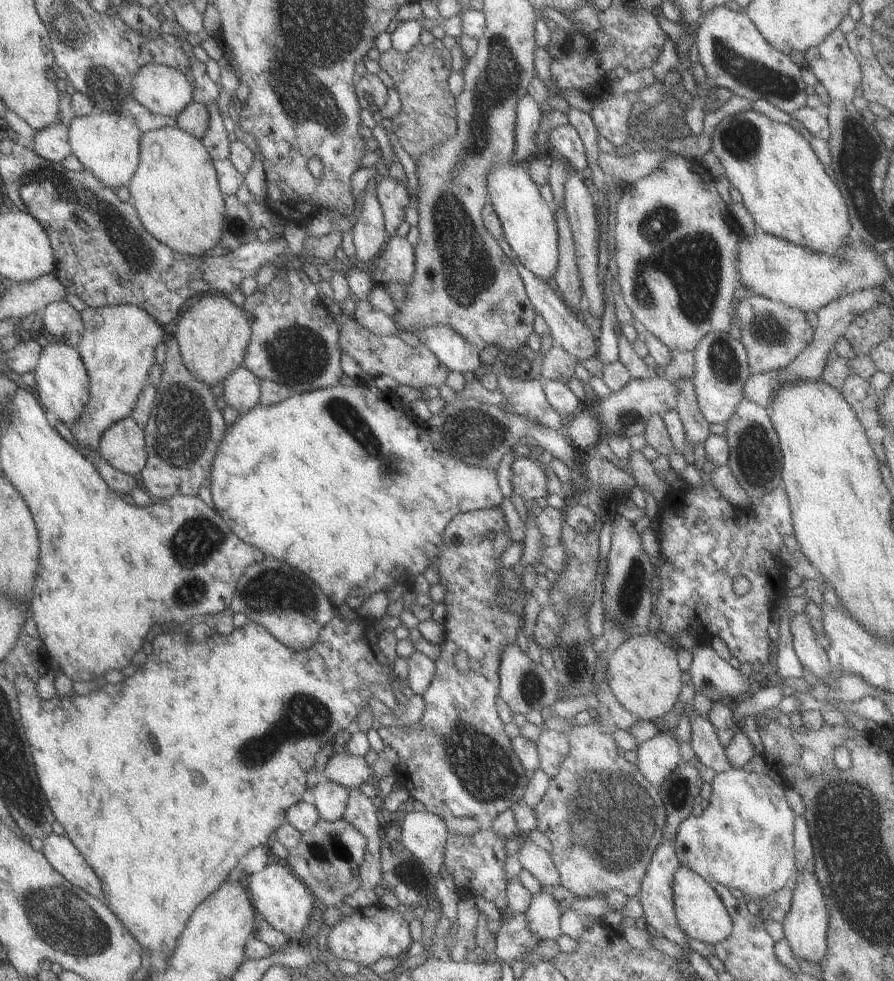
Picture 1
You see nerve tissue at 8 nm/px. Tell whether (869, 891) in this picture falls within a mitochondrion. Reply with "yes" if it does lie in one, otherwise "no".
yes

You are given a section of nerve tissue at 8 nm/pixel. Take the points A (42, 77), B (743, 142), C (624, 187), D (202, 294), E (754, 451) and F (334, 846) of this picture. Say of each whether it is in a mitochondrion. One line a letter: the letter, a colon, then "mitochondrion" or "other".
A: other
B: mitochondrion
C: other
D: other
E: mitochondrion
F: mitochondrion

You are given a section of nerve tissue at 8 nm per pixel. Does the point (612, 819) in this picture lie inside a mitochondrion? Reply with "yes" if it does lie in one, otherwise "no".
yes

